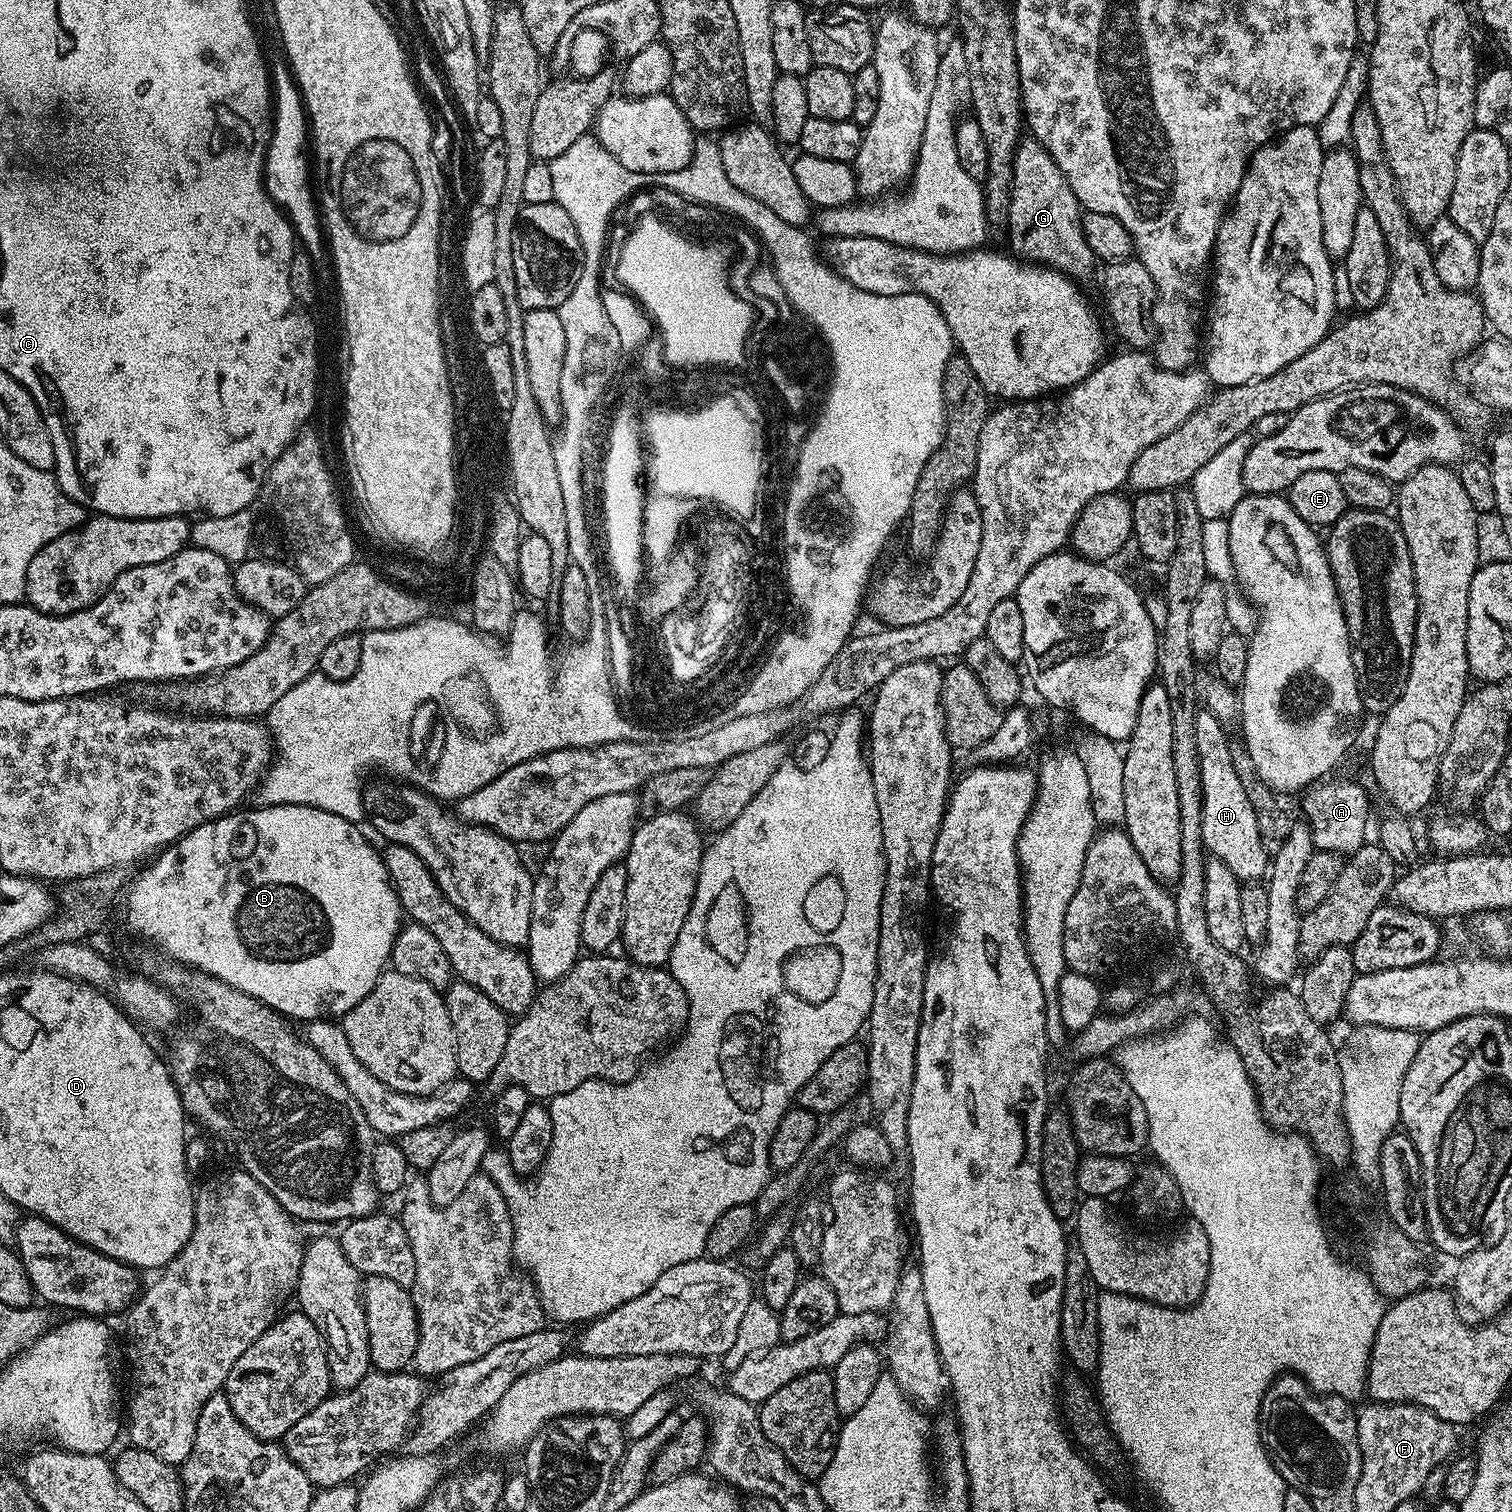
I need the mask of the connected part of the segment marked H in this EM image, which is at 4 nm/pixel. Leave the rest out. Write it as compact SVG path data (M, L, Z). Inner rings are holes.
M1197 711L1194 718L1194 742L1198 745L1198 766L1202 774L1202 838L1205 849L1215 859L1222 861L1237 880L1256 882L1269 871L1270 853L1263 848L1258 836L1257 819L1245 791L1242 790L1241 779L1237 777L1237 771L1234 770L1229 750L1230 738L1227 738L1224 732L1226 732L1225 724L1219 721L1212 712Z

